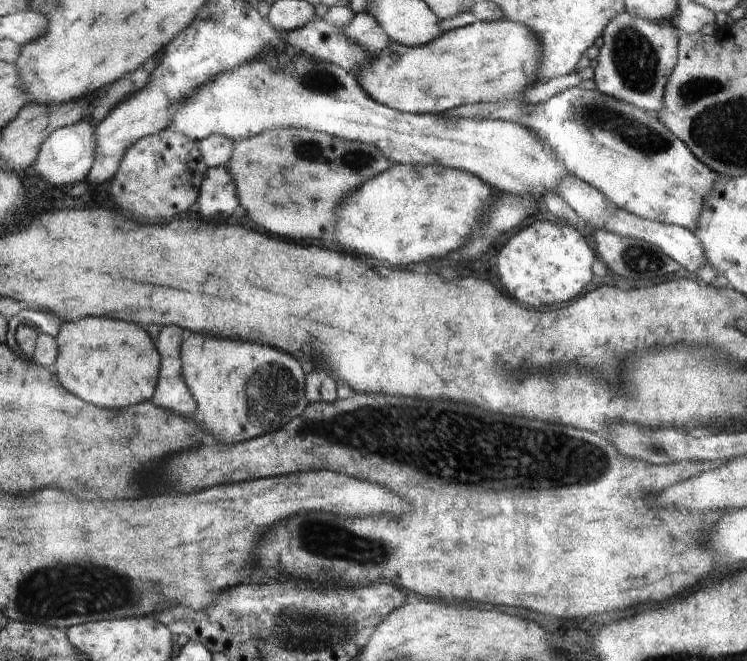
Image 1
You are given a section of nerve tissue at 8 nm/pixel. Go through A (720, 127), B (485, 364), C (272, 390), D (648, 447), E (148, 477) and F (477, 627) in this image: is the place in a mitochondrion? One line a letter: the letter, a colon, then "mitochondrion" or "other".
A: mitochondrion
B: other
C: mitochondrion
D: mitochondrion
E: other
F: other

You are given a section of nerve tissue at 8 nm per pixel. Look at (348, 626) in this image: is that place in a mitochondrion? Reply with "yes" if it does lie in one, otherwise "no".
yes

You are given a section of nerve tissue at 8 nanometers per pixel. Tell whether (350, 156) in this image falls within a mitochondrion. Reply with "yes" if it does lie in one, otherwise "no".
yes

